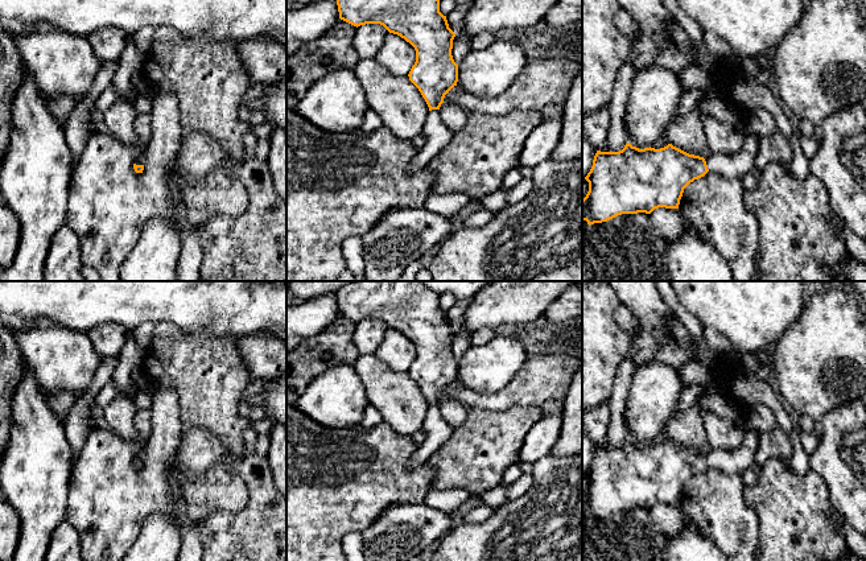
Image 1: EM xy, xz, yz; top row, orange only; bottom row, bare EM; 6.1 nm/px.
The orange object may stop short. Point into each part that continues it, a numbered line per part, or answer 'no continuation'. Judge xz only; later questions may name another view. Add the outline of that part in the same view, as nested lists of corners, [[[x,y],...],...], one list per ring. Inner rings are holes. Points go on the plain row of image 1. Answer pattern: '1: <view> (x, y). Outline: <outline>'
1: xz (437, 429). Outline: [[[438,405],[428,409],[422,429],[426,433],[425,441],[417,446],[409,466],[416,467],[428,463],[430,457],[449,440],[453,428],[444,420]]]

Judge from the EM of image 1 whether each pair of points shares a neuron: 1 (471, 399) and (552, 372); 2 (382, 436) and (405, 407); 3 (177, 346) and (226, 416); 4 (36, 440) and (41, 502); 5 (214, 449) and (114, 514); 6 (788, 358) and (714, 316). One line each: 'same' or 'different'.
1: same
2: different
3: same
4: same
5: different
6: different

